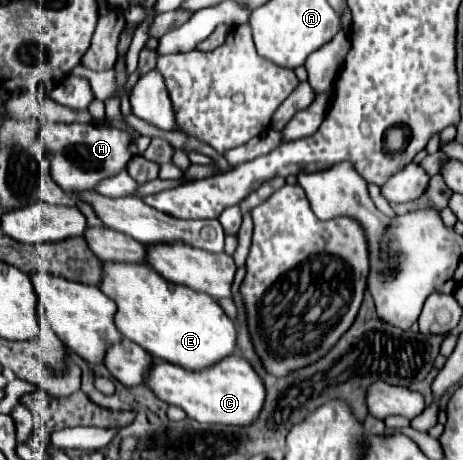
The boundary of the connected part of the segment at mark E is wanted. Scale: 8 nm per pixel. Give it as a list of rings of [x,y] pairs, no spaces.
[[[108,261],[104,263],[104,269],[106,273],[100,289],[118,305],[114,317],[118,331],[130,341],[144,347],[154,359],[164,359],[168,363],[184,367],[186,371],[204,371],[236,351],[236,327],[212,297],[206,297],[204,293],[190,293],[190,289],[182,289],[180,285],[170,285],[170,281],[158,275],[154,269],[142,269],[142,265],[110,265]]]

